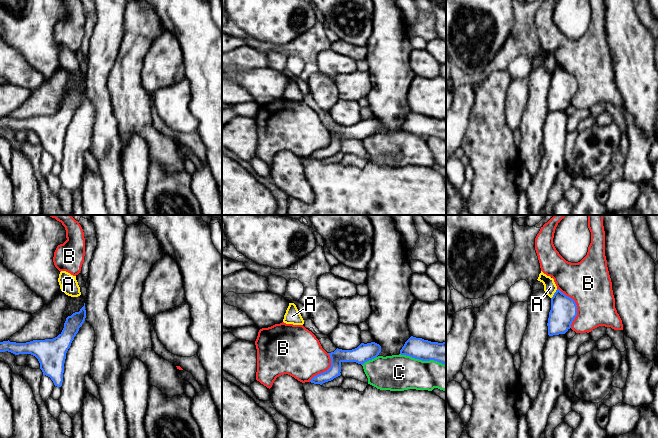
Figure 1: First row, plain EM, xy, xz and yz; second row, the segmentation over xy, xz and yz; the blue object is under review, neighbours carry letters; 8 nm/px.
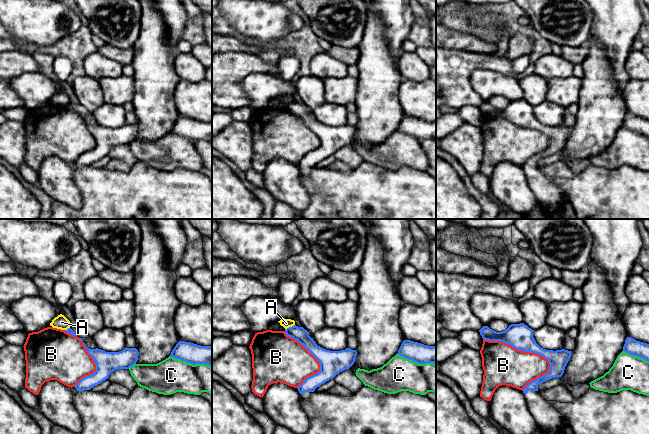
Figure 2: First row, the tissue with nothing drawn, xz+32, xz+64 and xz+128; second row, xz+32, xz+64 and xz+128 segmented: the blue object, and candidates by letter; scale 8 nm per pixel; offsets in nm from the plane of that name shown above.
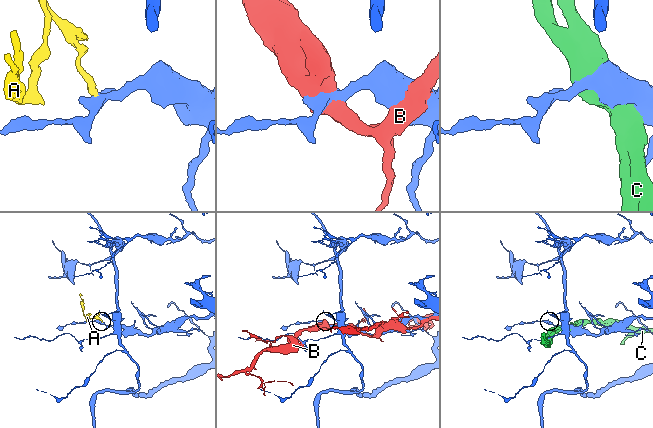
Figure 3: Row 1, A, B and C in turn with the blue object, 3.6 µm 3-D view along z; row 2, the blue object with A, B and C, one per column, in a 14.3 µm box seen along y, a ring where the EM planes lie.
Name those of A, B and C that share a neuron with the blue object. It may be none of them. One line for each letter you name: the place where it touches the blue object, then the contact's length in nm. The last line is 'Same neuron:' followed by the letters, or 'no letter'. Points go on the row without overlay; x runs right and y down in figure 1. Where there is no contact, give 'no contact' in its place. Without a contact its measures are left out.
Same neuron: no letter

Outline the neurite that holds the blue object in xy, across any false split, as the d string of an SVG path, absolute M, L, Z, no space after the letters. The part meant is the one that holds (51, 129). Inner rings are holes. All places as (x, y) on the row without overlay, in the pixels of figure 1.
M84 79L84 82L80 85L79 88L75 88L71 92L68 92L66 94L66 97L64 99L64 104L57 113L53 115L33 116L26 119L10 118L9 116L3 117L0 118L0 128L8 127L15 131L31 130L35 132L40 139L40 145L42 146L43 151L50 153L55 162L61 163L63 158L66 129L70 124L71 119L74 116L74 113L78 109L79 104L84 99L85 94L86 94L86 86Z

